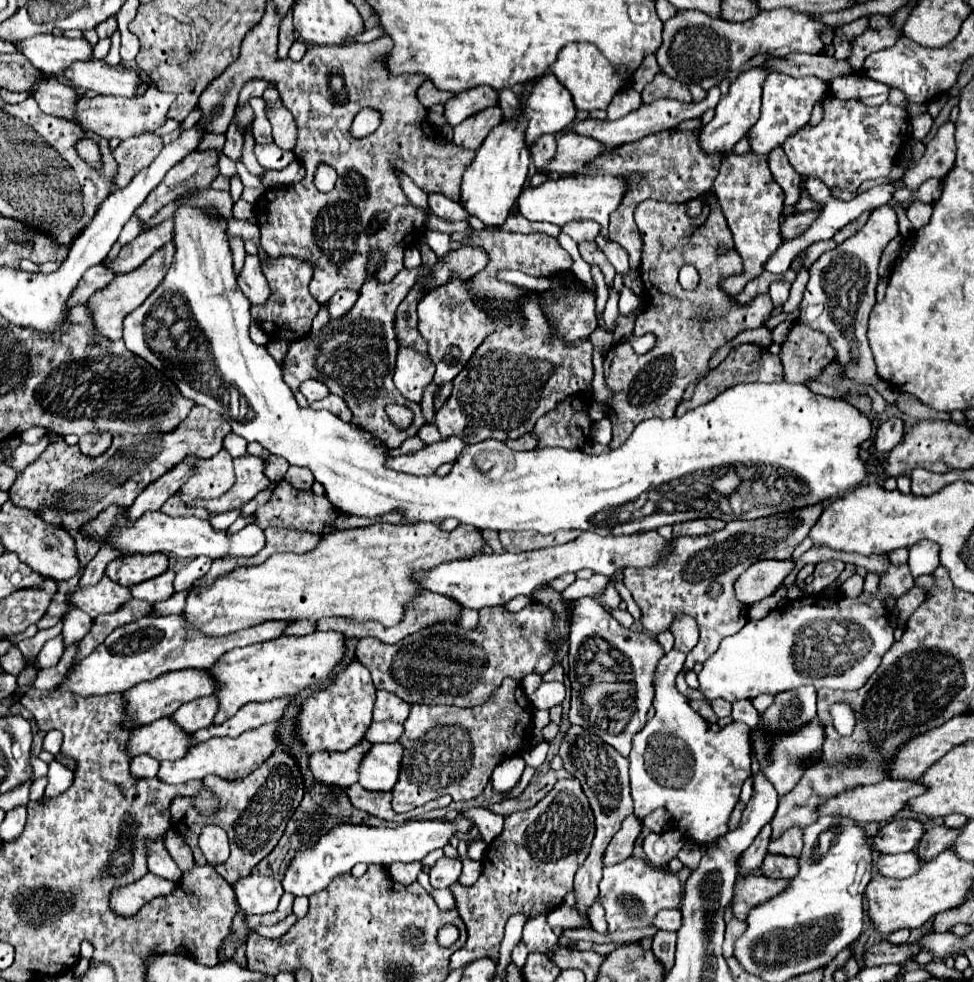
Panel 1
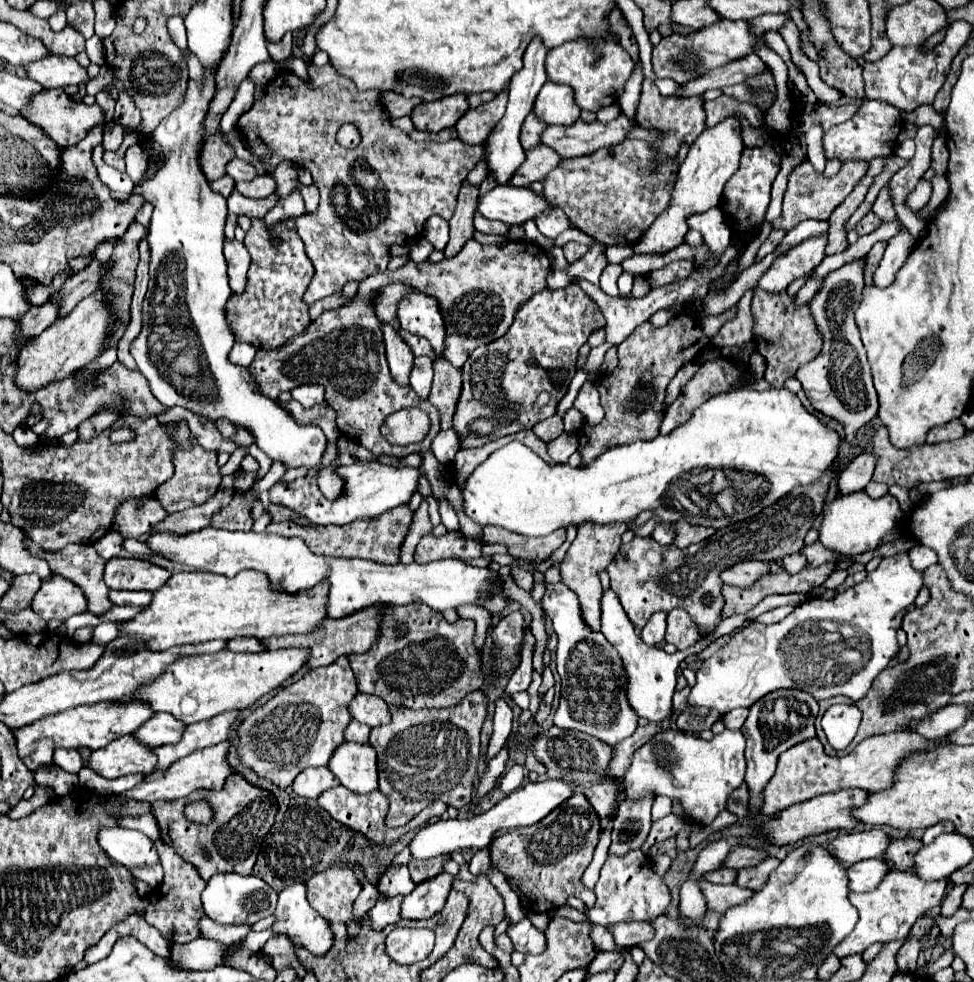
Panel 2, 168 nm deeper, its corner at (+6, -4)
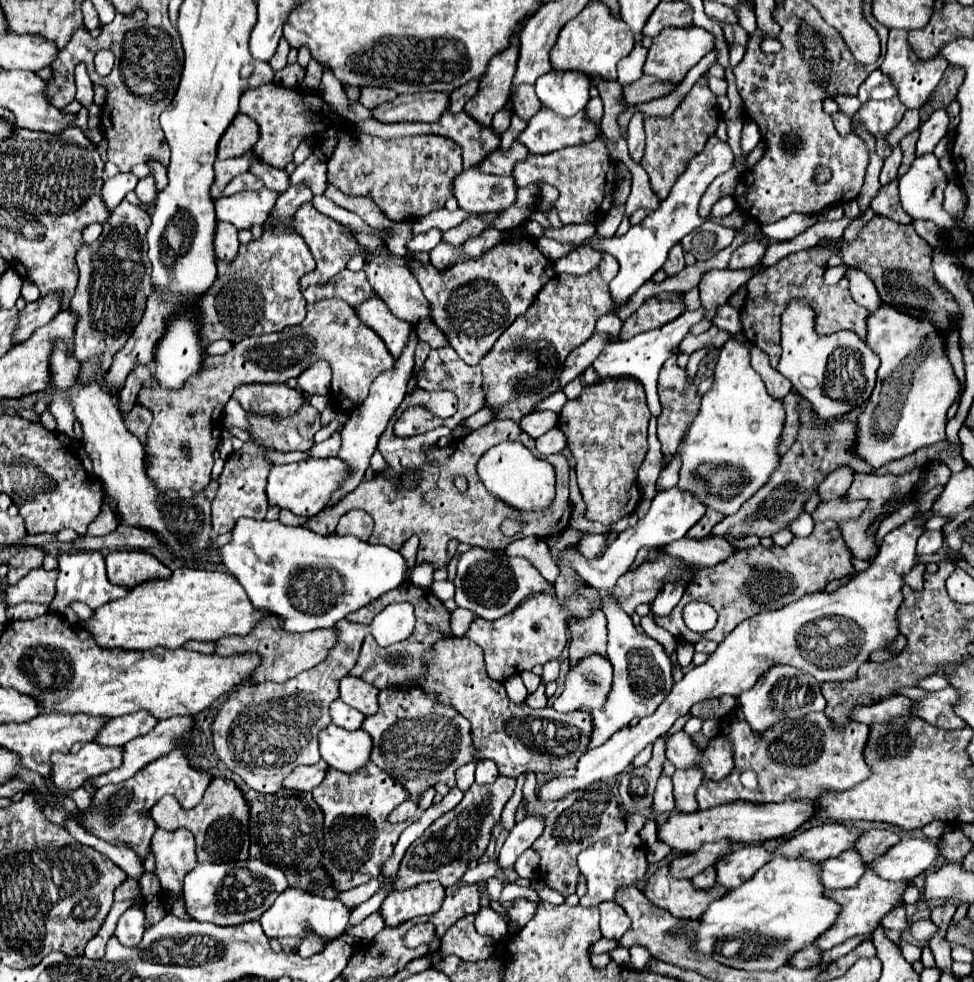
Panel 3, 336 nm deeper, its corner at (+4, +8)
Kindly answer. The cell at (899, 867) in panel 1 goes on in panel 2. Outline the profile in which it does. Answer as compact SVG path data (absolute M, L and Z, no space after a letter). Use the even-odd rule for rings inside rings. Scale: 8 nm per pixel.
M871 858L871 860L861 860L857 864L851 864L847 868L847 880L849 880L849 890L851 892L869 892L873 890L879 880L889 872L887 864L883 864L881 858Z

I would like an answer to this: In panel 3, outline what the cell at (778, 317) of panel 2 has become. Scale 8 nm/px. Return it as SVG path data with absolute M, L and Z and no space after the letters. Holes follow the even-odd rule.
M813 246L785 256L775 266L769 266L765 272L755 274L747 282L747 304L741 310L743 334L751 344L757 344L771 358L773 368L777 368L777 360L781 356L781 314L795 298L805 300L815 312L815 332L819 336L833 334L839 330L853 330L865 340L867 310L853 300L849 290L843 290L841 286L823 284L823 266L831 258L831 254L833 252L821 252L821 248Z

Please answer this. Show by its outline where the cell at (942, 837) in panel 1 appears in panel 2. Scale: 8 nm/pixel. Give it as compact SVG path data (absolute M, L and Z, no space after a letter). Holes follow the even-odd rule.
M911 836L901 840L891 840L883 854L883 860L891 870L909 870L911 860L915 858L915 850L919 848L921 848L921 840L915 840Z

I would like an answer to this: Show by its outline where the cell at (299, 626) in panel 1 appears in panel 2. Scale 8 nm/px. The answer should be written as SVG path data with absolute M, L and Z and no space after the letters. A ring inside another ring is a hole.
M243 638L243 640L231 640L225 650L233 650L233 652L259 652L261 648L263 648L261 640Z

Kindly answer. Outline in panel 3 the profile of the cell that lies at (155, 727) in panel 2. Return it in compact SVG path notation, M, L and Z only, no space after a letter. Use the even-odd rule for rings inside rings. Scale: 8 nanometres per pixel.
M135 712L133 716L113 718L109 724L105 724L95 742L103 746L125 746L129 740L151 732L153 724L157 724L157 718L151 712Z

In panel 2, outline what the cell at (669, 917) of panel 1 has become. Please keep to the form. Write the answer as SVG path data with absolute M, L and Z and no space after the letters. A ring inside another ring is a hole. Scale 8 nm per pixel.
M645 920L609 924L607 930L611 932L611 936L613 936L613 940L619 948L631 948L631 946L639 944L641 940L651 940L651 936L653 936L651 924L645 922Z

